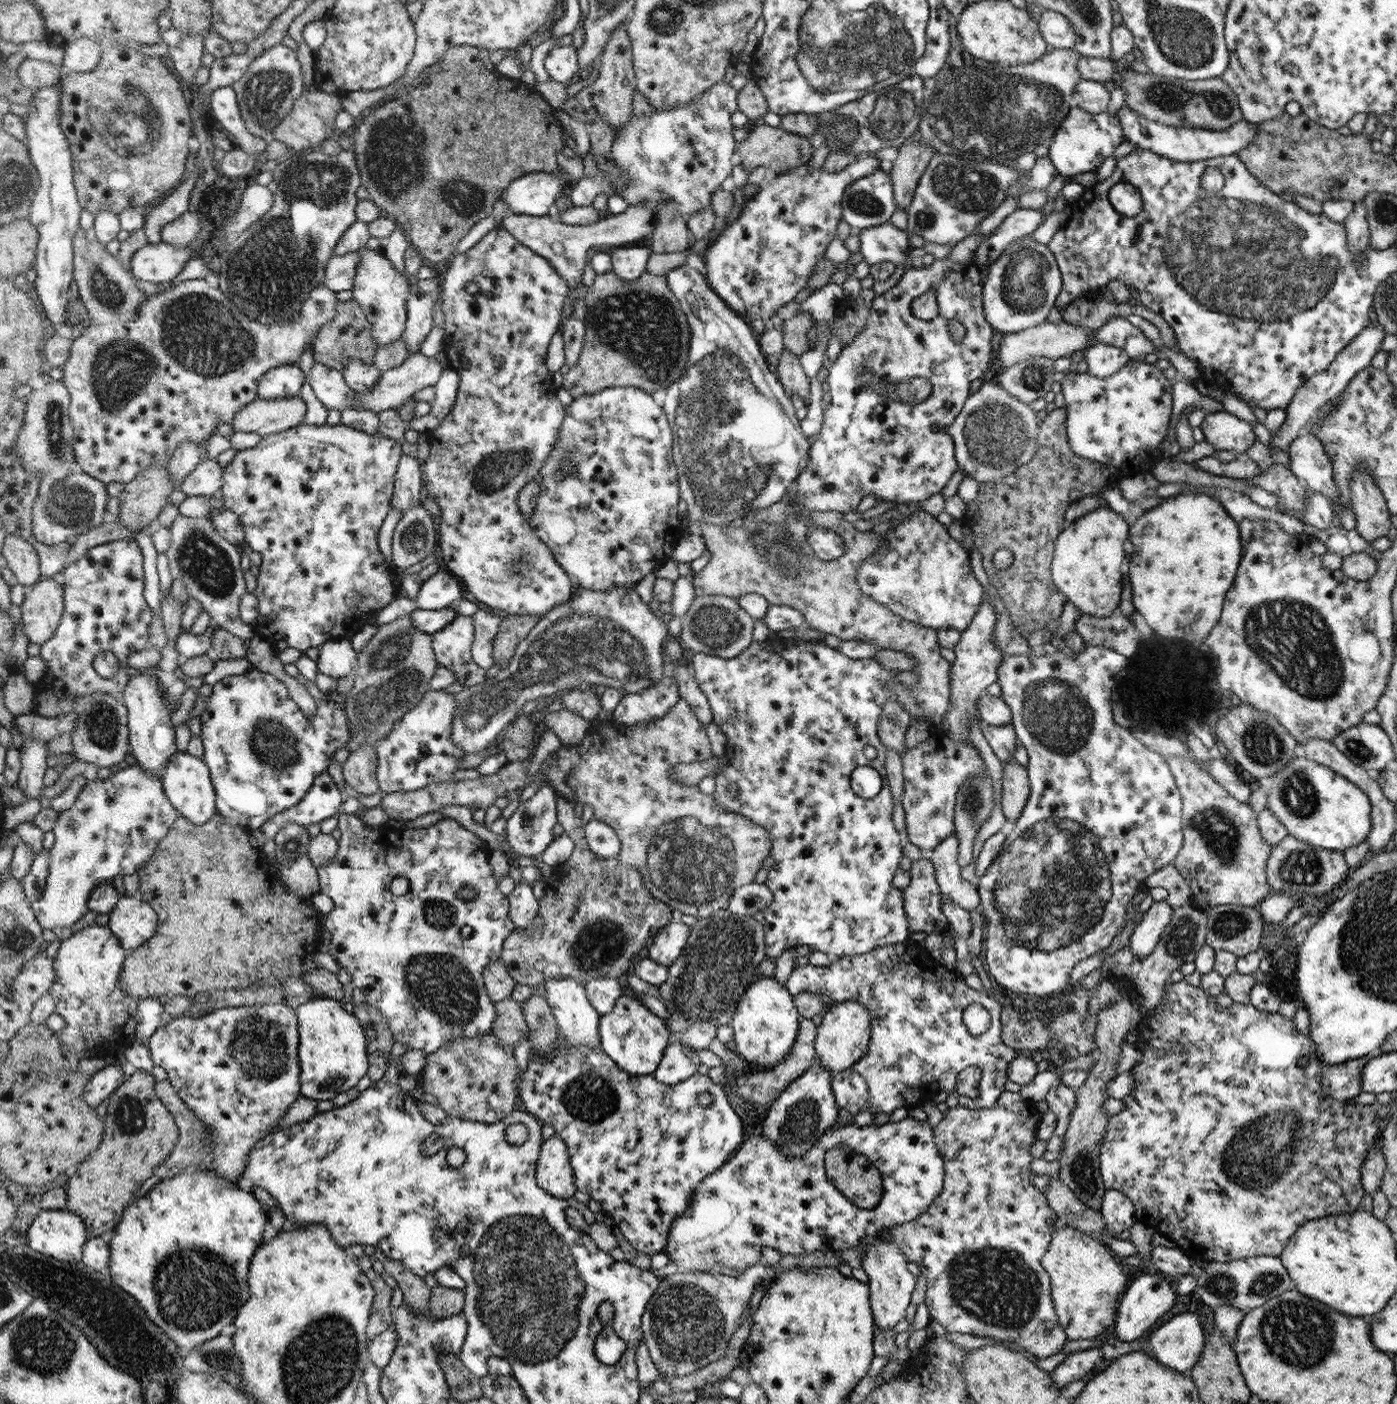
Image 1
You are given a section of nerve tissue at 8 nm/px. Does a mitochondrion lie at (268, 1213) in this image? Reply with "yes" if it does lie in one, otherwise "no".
no

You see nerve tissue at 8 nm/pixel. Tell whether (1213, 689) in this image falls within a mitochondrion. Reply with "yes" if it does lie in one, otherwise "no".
no

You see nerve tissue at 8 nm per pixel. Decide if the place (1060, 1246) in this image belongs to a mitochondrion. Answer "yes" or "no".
no

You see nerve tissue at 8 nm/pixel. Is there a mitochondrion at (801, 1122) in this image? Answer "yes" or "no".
yes

